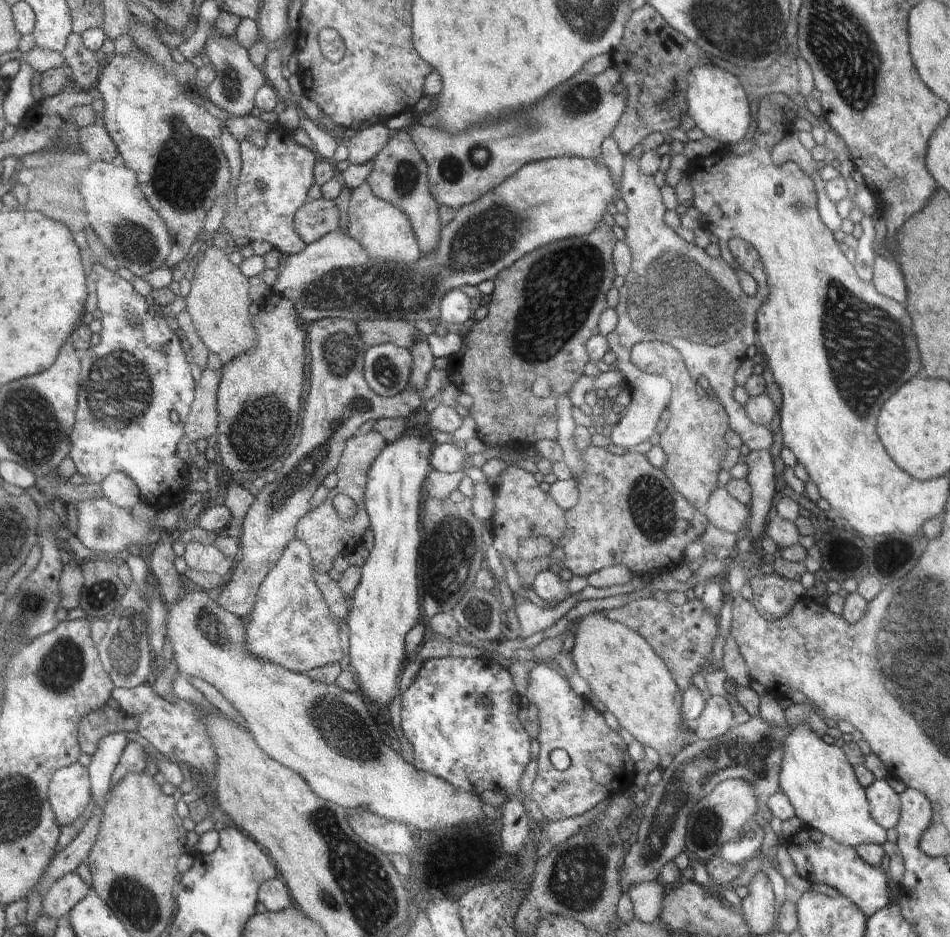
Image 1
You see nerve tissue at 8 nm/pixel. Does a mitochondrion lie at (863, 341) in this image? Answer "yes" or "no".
yes

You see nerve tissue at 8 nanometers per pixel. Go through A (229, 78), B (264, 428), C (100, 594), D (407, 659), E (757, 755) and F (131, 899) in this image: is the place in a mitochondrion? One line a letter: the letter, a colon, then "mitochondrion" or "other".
A: mitochondrion
B: mitochondrion
C: mitochondrion
D: other
E: mitochondrion
F: mitochondrion

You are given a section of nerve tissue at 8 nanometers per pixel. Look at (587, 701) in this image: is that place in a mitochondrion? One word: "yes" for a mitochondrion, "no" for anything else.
no

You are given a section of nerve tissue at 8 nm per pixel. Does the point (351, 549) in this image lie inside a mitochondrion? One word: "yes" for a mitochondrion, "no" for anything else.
no

